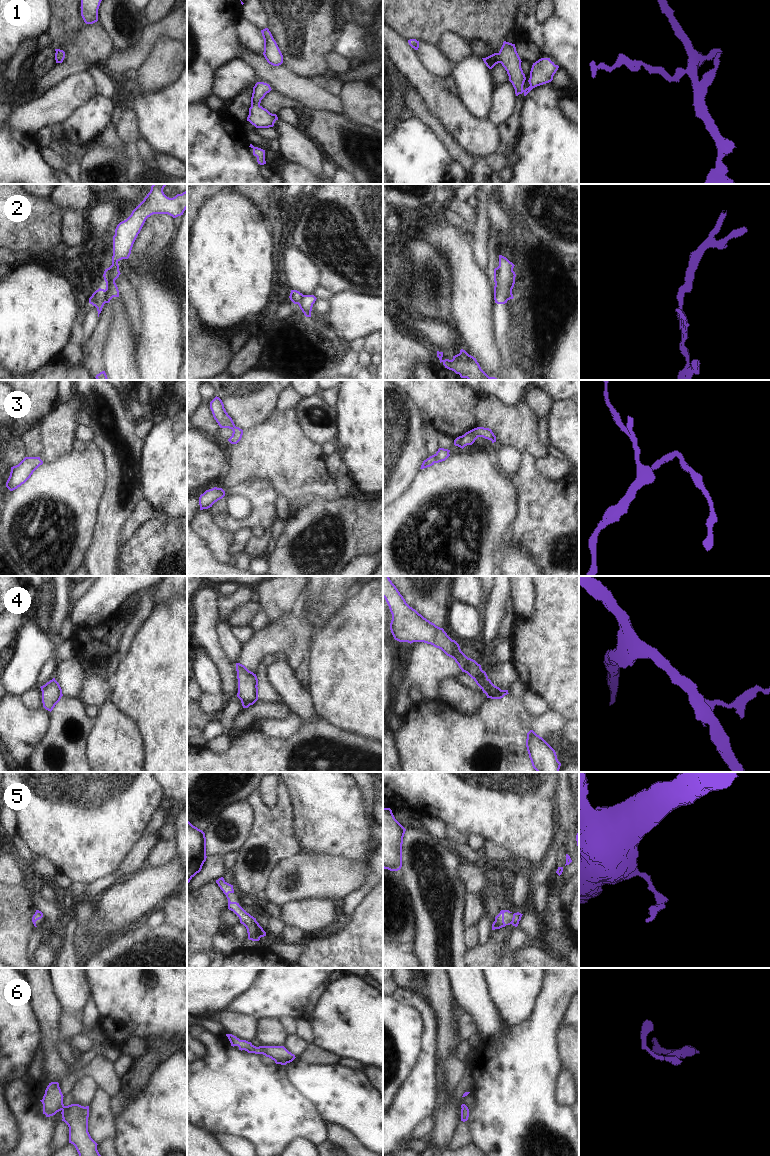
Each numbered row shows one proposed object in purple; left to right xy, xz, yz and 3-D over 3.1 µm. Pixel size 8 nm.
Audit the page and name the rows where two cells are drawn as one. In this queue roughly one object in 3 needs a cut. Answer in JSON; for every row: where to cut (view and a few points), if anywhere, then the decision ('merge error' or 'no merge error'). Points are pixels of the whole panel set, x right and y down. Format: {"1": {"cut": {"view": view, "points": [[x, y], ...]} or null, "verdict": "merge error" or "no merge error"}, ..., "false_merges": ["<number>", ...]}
{"1": {"cut": null, "verdict": "no merge error"}, "2": {"cut": {"view": "xy", "points": [[105, 289], [104, 302]]}, "verdict": "merge error"}, "3": {"cut": null, "verdict": "no merge error"}, "4": {"cut": {"view": "yz", "points": [[494, 687], [503, 691]]}, "verdict": "merge error"}, "5": {"cut": null, "verdict": "no merge error"}, "6": {"cut": null, "verdict": "no merge error"}, "false_merges": ["2", "4"]}

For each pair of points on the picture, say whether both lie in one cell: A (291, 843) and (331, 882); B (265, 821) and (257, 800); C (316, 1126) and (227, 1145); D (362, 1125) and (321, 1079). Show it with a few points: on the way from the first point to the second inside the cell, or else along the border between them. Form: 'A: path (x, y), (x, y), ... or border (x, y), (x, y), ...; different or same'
A: border (303, 851), (285, 858), (279, 863); different
B: path (265, 816), (259, 805); same
C: border (226, 1134), (244, 1137), (253, 1145); different
D: path (357, 1113), (333, 1089); same

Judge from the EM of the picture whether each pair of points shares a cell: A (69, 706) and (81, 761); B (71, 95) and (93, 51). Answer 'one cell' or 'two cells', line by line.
A: one cell
B: two cells

